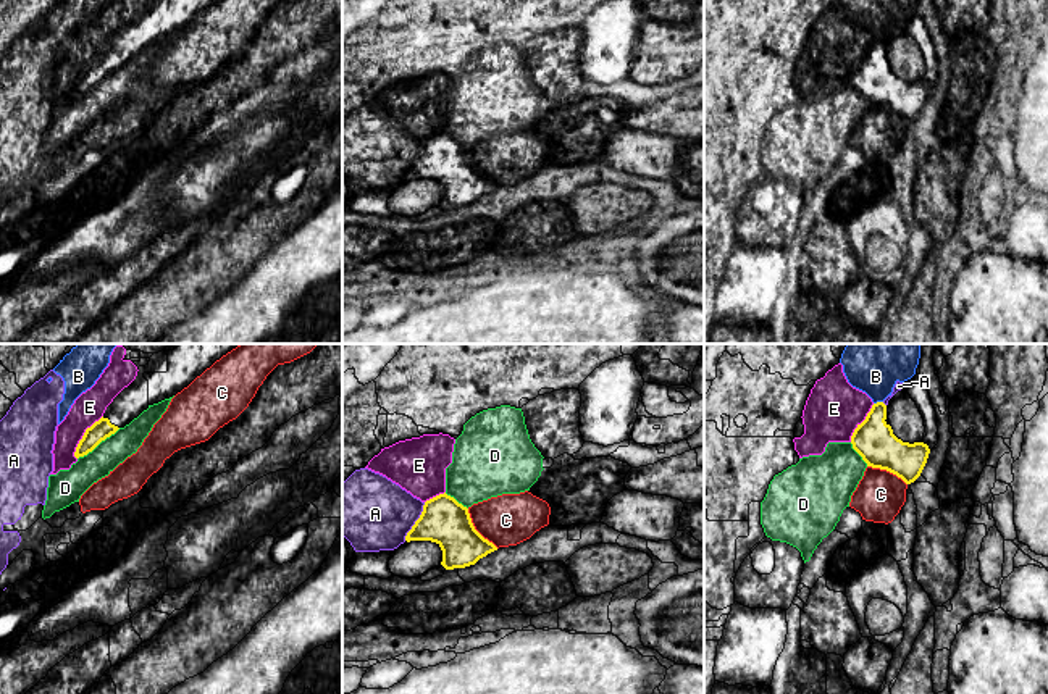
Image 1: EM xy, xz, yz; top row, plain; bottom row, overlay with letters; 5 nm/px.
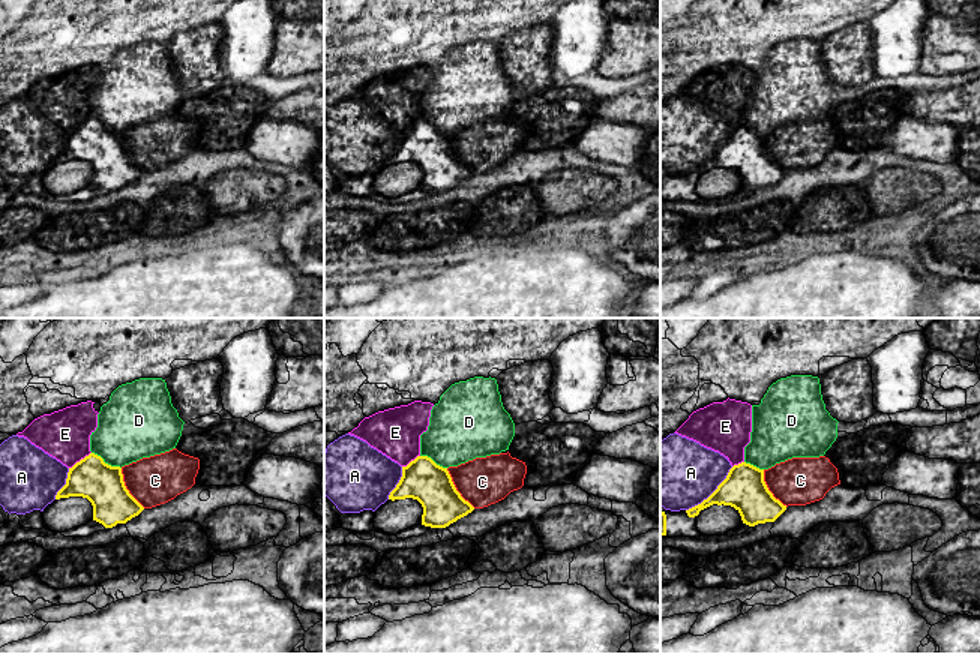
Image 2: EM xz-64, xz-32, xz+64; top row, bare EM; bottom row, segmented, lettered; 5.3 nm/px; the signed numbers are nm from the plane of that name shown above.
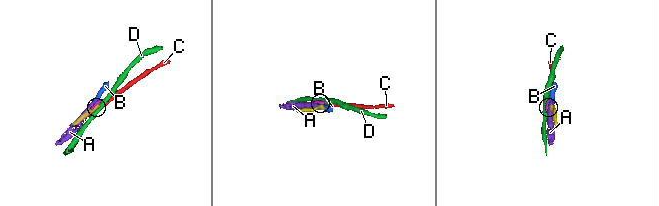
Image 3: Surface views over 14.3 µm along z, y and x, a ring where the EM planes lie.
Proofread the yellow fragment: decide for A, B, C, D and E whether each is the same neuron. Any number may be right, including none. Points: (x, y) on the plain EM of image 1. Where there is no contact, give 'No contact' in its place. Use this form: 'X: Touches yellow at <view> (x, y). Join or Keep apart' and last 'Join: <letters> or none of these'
A: Touches yellow at xz (415, 160). Keep apart
B: Touches yellow at yz (877, 41). Keep apart
C: Touches yellow at xz (475, 168). Keep apart
D: Touches yellow at xy (99, 81). Keep apart
E: Touches yellow at xy (83, 75). Keep apart
Join: none of these

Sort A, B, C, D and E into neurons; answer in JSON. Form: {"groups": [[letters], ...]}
{"groups": [["A", "B"], ["C"], ["D"], ["E"]]}

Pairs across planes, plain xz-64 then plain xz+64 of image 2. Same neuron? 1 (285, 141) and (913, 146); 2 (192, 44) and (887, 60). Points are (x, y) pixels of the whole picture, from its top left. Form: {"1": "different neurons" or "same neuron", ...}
{"1": "same neuron", "2": "different neurons"}

